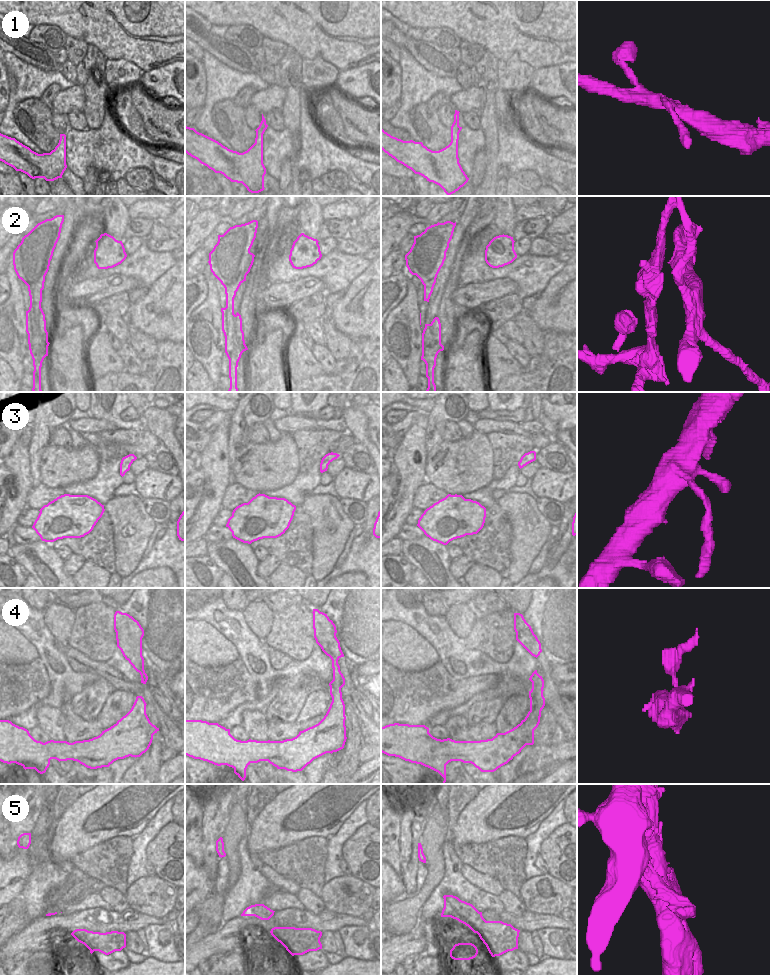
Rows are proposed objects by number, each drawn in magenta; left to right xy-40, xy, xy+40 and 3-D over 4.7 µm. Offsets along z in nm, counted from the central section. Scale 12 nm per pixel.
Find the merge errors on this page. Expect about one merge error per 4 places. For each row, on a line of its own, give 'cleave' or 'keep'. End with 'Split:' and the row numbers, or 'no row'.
1: keep
2: cleave
3: cleave
4: cleave
5: keep
Split: 2, 3, 4

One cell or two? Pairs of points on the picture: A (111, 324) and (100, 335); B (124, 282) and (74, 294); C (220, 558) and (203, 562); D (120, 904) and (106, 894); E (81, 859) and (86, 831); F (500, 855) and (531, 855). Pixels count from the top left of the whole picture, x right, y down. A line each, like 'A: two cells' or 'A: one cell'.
A: two cells
B: one cell
C: two cells
D: one cell
E: two cells
F: two cells

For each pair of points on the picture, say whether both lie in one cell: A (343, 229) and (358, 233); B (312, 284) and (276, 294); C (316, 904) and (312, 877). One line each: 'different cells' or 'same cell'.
A: different cells
B: same cell
C: different cells

